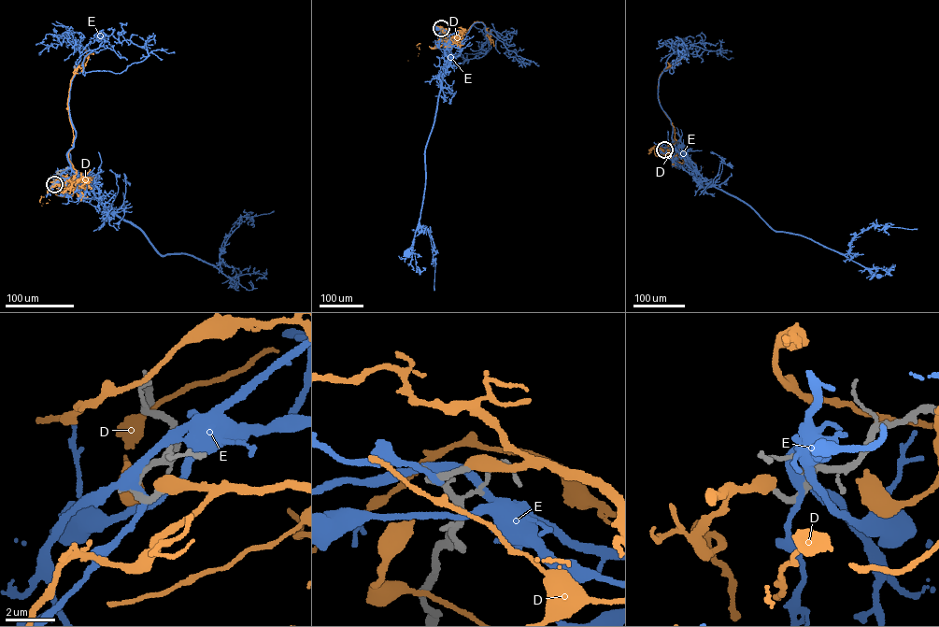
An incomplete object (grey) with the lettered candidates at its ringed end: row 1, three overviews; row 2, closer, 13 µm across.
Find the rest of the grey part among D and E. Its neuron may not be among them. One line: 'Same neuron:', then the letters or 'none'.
Same neuron: D

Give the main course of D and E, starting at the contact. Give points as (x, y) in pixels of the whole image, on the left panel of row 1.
D: (54, 184), (72, 182), (76, 174), (68, 157), (74, 135), (68, 92), (73, 72), (93, 54)
E: (53, 184), (73, 170), (105, 208), (138, 227), (160, 254), (192, 255), (235, 286)

